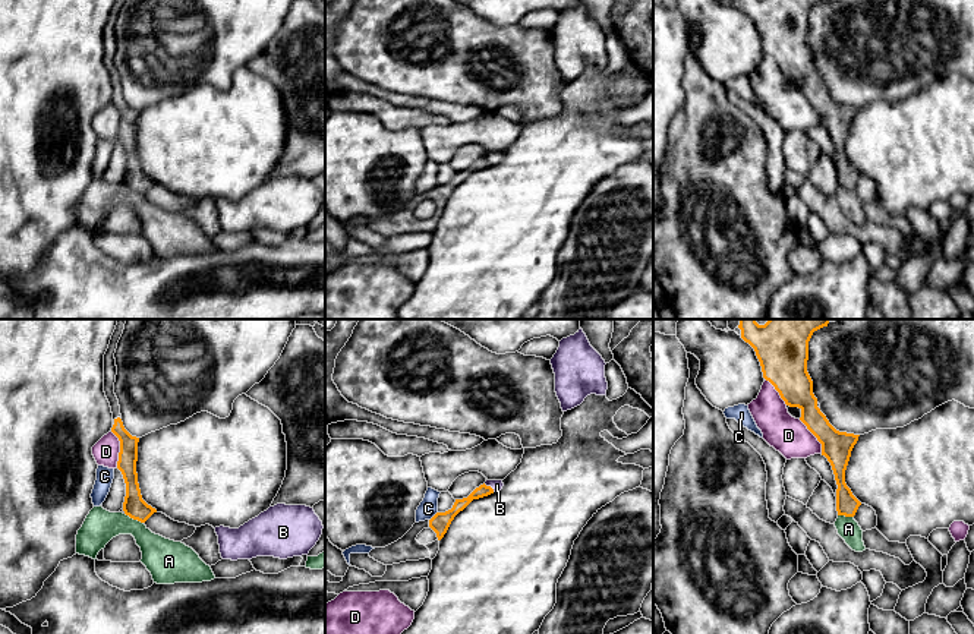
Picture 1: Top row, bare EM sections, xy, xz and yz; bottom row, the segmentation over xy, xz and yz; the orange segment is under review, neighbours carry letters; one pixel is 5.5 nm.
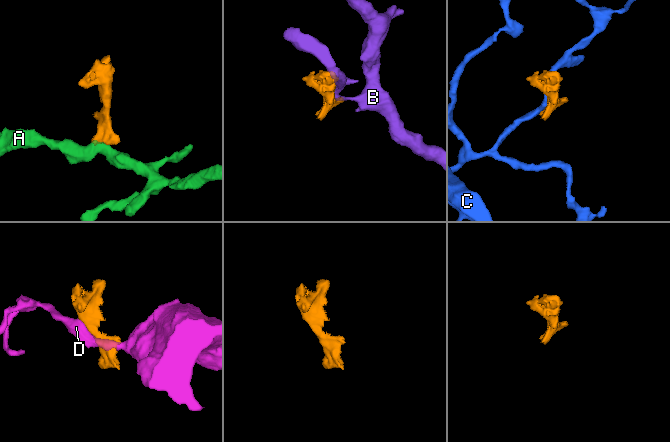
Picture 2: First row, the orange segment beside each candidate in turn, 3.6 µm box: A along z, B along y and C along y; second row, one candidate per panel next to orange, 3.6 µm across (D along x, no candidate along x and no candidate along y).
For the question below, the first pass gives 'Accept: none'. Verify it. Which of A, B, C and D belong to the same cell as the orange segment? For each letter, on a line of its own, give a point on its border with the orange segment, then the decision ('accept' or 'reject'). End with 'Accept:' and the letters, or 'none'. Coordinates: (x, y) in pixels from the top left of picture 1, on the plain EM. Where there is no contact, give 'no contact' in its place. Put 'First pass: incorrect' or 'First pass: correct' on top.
First pass: incorrect
A: xy (134, 191) | reject
B: xz (489, 158) | accept
C: xz (434, 188) | reject
D: xy (120, 120) | reject
Accept: B

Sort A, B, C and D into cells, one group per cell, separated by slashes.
A / B / C / D

